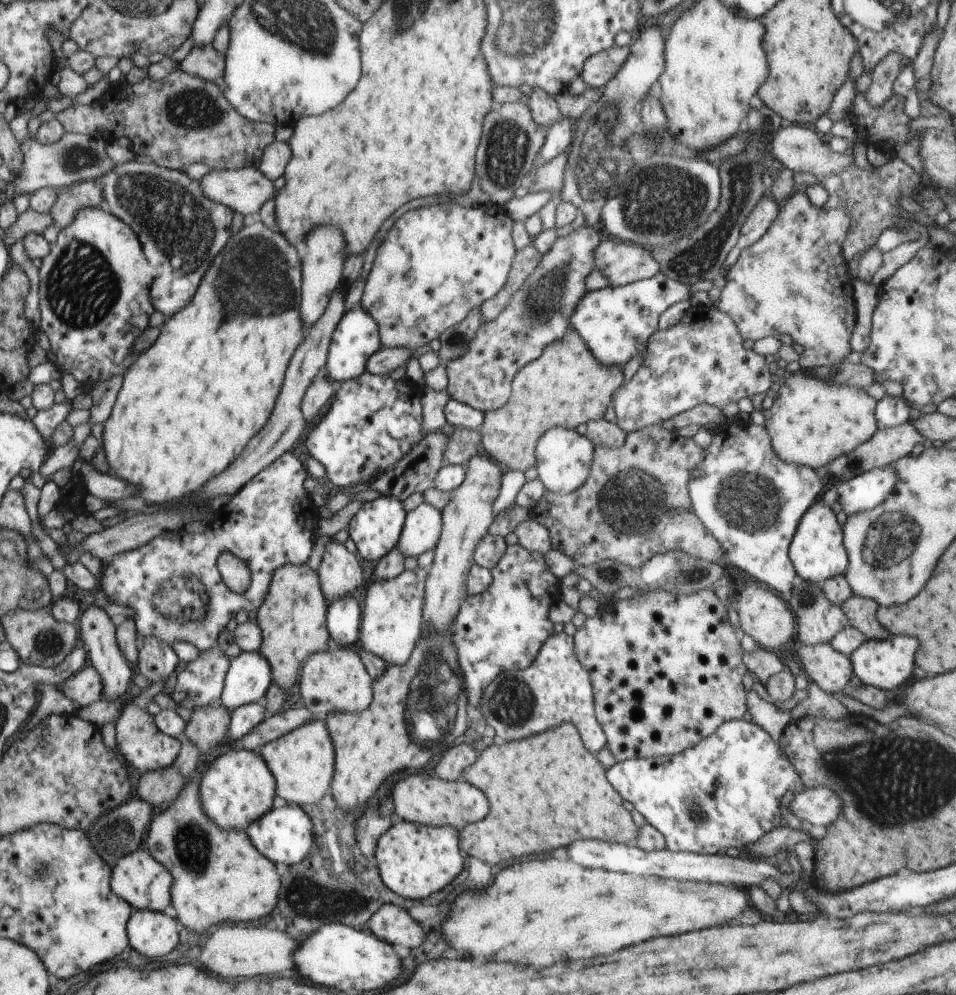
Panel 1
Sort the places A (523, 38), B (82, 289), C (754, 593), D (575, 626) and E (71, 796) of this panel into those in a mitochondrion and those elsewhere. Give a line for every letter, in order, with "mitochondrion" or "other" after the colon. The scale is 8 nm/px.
A: mitochondrion
B: mitochondrion
C: other
D: other
E: other

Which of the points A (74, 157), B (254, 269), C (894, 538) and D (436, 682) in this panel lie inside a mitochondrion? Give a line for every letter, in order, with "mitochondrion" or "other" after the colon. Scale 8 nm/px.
A: mitochondrion
B: mitochondrion
C: mitochondrion
D: mitochondrion

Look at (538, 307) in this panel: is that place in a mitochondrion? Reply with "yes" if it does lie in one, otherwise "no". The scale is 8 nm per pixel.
yes

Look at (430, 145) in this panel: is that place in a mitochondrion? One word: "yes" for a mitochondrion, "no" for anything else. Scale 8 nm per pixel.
no

